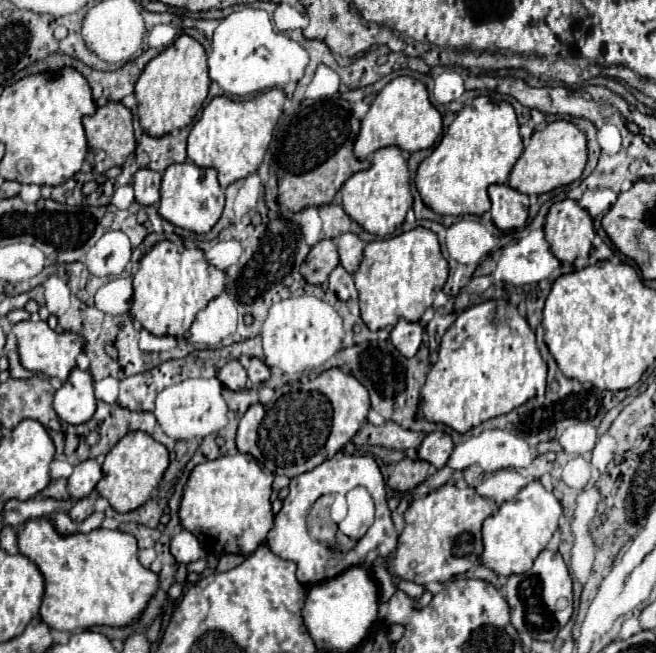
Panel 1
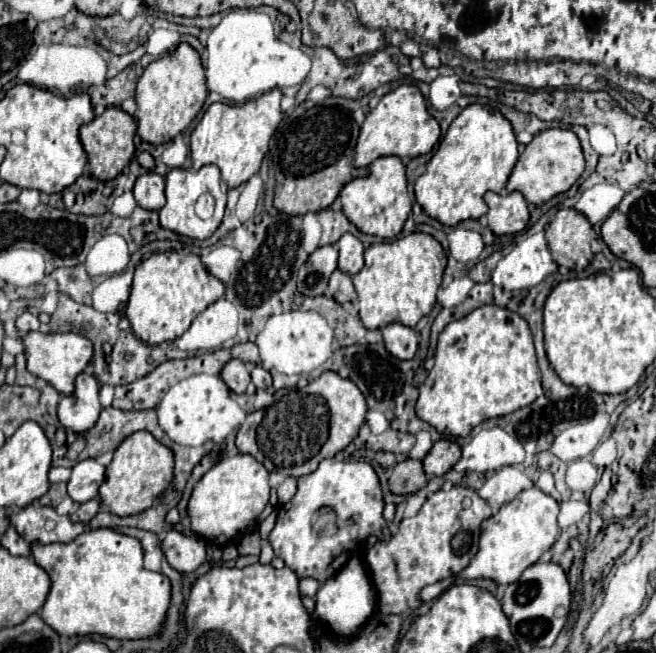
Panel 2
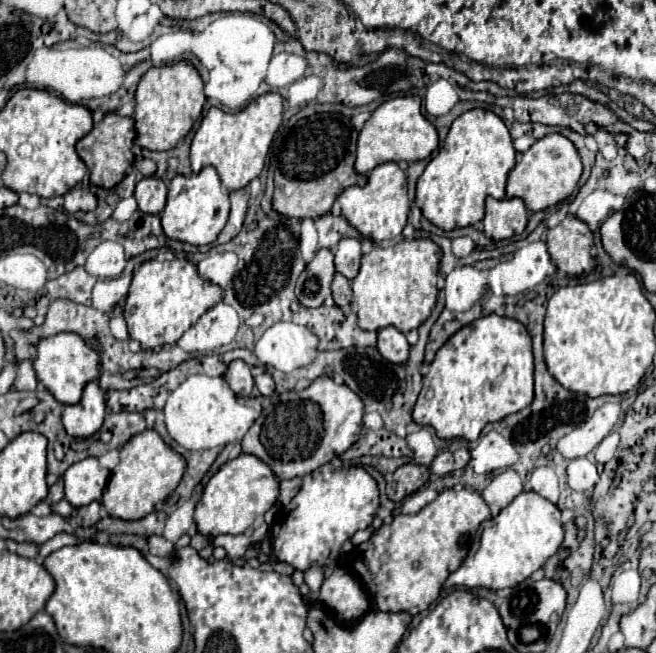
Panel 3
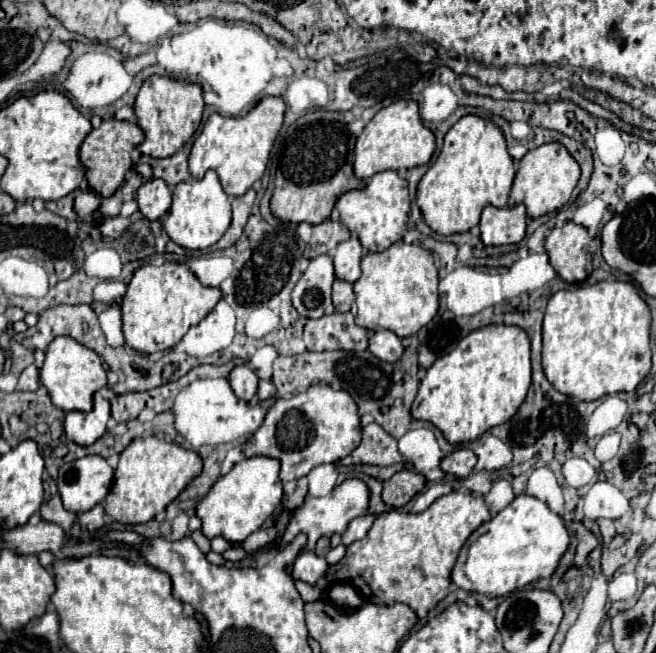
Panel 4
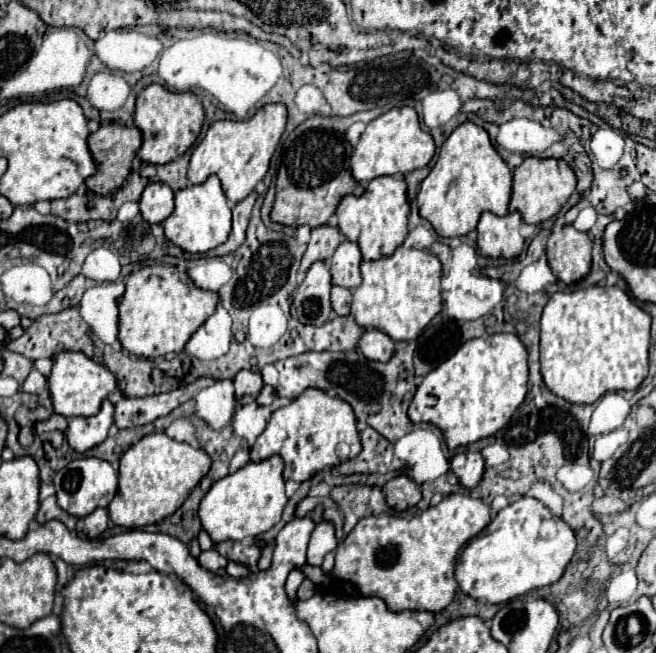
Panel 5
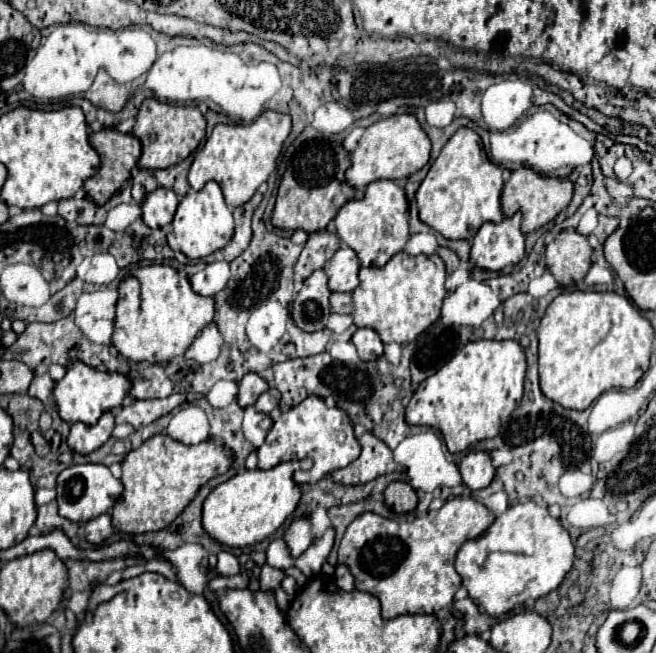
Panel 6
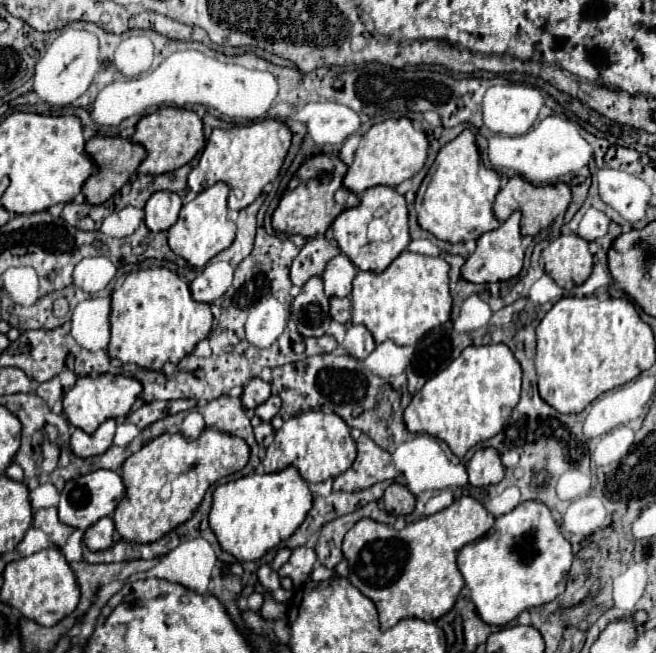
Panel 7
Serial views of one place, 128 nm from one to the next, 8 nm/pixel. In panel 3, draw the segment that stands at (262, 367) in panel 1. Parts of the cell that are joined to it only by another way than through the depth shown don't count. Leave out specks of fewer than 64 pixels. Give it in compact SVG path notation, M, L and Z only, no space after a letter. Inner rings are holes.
M268 372L258 374L258 376L254 378L254 382L256 382L256 386L258 386L258 390L260 390L262 396L270 396L270 394L274 392L274 380L272 380L272 376L270 376Z

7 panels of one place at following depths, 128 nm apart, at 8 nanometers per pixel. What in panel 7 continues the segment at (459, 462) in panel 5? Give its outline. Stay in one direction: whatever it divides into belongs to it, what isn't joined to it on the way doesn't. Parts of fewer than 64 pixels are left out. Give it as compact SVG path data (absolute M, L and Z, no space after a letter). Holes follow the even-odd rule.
M494 448L476 450L470 462L466 464L466 470L468 470L468 482L472 486L498 484L504 478L500 454Z

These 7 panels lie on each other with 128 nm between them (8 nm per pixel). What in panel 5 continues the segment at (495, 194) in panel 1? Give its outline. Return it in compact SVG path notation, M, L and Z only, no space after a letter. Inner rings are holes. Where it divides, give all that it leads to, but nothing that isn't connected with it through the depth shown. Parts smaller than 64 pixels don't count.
M482 212L478 222L480 252L492 258L518 256L524 248L524 238L520 236L520 224L522 224L520 212L510 212L506 216Z

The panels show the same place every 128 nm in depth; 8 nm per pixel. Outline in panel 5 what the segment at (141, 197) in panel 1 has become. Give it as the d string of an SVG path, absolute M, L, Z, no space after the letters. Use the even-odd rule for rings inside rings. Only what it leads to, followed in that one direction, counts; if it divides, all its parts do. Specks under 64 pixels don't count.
M152 182L140 198L140 214L150 224L162 224L174 210L174 192L164 182Z

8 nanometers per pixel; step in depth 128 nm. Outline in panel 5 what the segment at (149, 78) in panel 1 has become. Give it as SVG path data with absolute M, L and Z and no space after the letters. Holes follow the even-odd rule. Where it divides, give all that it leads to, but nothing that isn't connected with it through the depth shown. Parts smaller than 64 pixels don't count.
M150 84L136 98L134 124L142 132L138 158L148 164L166 164L182 156L194 144L204 124L204 108L194 92L170 92L162 84Z

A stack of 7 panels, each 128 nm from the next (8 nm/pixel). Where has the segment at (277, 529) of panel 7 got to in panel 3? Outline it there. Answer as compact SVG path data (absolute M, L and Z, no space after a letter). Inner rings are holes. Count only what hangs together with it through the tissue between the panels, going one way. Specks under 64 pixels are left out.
M240 454L238 458L220 466L220 470L208 480L200 502L196 504L194 522L198 526L198 532L210 538L216 538L220 534L242 534L252 526L256 516L266 514L276 498L278 482L274 480L272 470L260 458Z

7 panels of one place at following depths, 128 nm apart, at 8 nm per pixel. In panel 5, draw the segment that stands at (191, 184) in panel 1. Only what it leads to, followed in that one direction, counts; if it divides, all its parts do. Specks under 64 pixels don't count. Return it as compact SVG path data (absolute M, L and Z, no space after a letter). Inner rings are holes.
M208 176L208 180L202 184L186 186L178 190L174 198L176 198L176 208L162 224L166 238L170 242L174 242L176 246L180 246L190 254L202 254L226 242L228 232L232 228L232 216L230 216L228 198L222 192L218 176Z

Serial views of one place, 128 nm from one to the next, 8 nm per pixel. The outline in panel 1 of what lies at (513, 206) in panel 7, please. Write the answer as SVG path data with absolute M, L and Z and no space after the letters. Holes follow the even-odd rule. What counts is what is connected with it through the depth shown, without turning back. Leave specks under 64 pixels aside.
M556 120L550 122L544 130L534 132L530 138L530 144L514 164L508 184L516 188L522 194L544 194L558 186L570 184L578 180L584 172L588 160L588 148L586 148L586 136L584 132L568 122L568 120Z

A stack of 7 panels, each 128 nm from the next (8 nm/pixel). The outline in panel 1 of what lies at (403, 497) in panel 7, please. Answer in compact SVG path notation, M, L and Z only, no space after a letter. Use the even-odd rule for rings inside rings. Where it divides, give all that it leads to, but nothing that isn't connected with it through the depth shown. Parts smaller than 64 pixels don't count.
M404 458L400 460L390 478L388 478L388 486L396 492L408 492L412 488L416 488L418 484L422 484L426 480L430 472L430 464L424 462L424 460L412 460L412 458Z

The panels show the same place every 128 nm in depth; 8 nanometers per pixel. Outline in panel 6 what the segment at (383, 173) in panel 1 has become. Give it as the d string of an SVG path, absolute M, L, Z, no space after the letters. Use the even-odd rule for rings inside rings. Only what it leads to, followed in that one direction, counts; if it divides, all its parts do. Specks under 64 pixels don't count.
M376 180L366 186L364 198L362 200L350 200L346 202L338 216L334 218L336 222L336 232L344 244L348 244L356 254L362 266L384 266L396 252L400 252L410 238L408 232L408 200L404 194L404 188L400 188L394 180Z

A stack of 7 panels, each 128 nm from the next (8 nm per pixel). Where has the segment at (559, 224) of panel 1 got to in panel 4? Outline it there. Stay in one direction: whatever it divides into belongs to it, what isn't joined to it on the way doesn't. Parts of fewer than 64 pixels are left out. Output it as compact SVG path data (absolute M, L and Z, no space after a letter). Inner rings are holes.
M566 222L562 228L554 228L546 238L546 252L550 256L550 264L566 282L584 282L592 272L592 252L590 252L592 236L584 226L574 222Z

